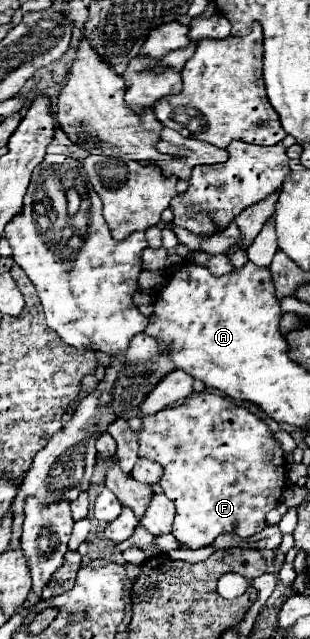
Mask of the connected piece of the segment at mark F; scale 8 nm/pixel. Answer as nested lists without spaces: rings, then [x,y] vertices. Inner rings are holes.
[[[200,393],[186,399],[184,405],[162,409],[144,417],[144,429],[138,431],[138,457],[152,459],[164,467],[160,487],[176,505],[176,519],[172,535],[188,549],[202,549],[214,543],[222,533],[236,533],[238,537],[252,537],[264,529],[264,517],[280,503],[282,487],[286,483],[286,463],[282,447],[272,439],[270,429],[262,419],[244,407],[234,405],[228,397],[218,393]]]

